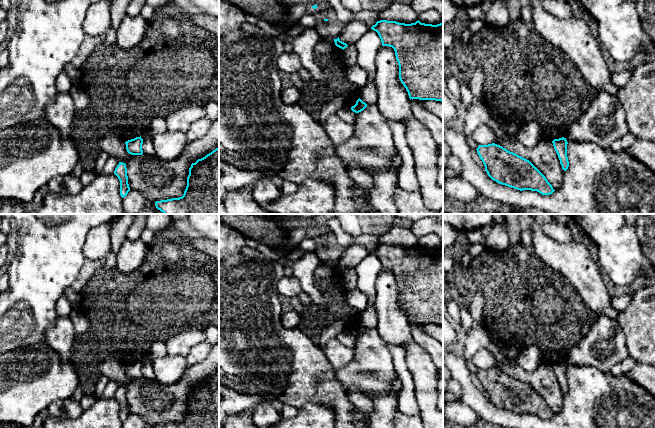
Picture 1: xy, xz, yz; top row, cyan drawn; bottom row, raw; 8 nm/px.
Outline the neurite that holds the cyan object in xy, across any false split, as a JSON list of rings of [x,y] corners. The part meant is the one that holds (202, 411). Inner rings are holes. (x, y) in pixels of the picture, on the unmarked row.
[[[219,371],[191,388],[182,421],[155,428],[219,428]]]

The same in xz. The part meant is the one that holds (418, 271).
[[[380,244],[371,251],[381,263],[382,270],[392,271],[399,289],[399,303],[409,322],[443,326],[443,246],[437,249],[405,248]]]

